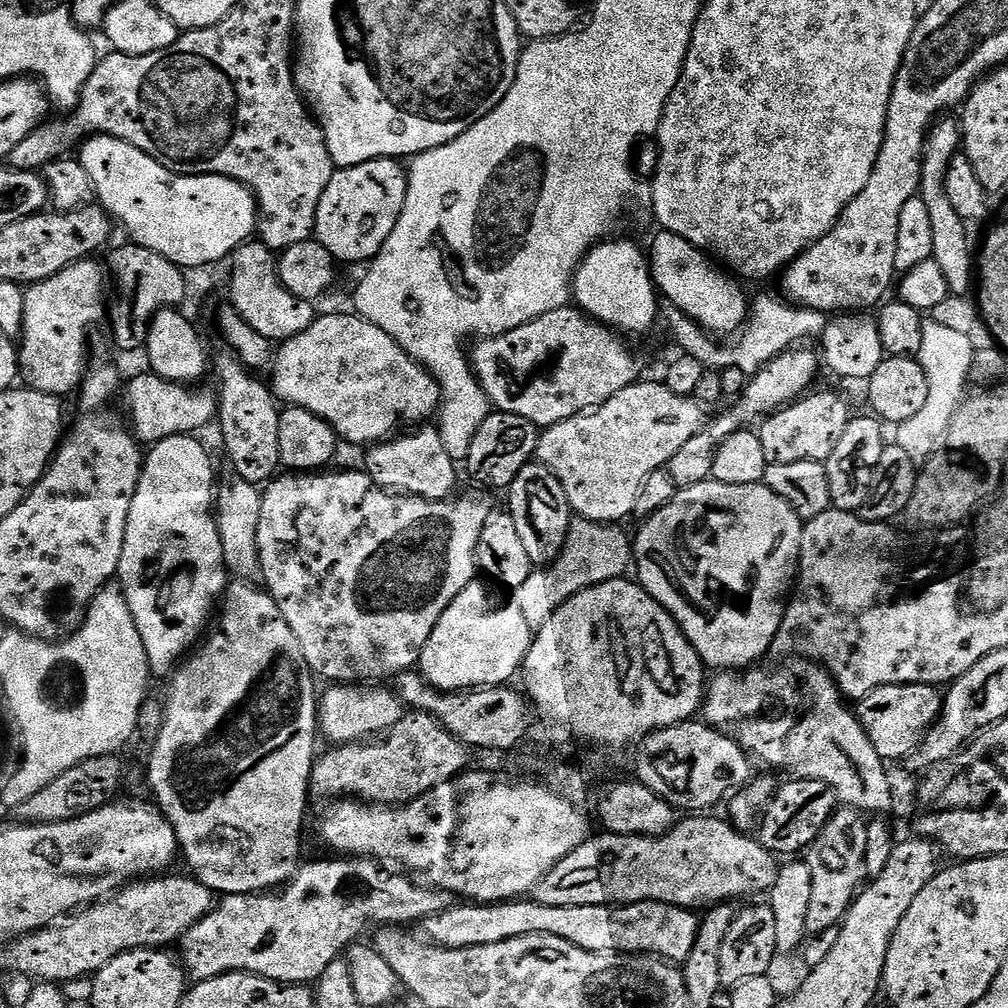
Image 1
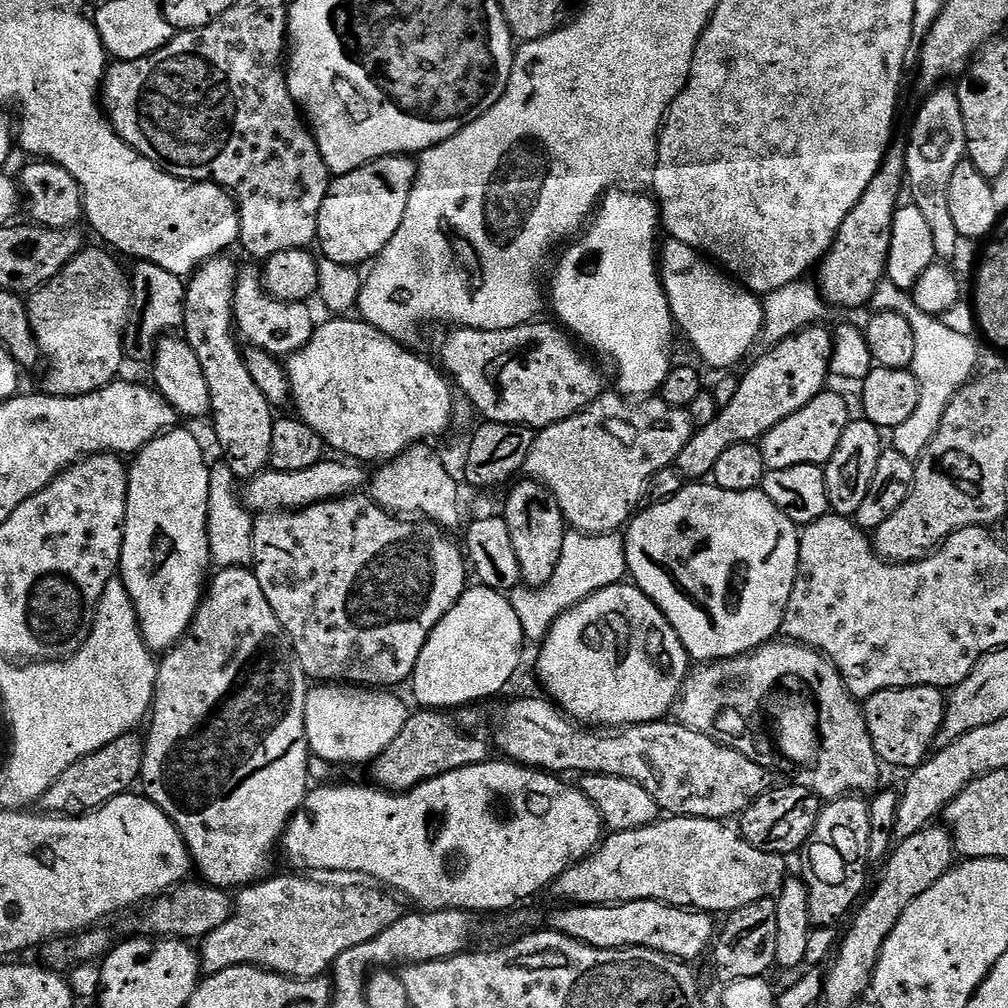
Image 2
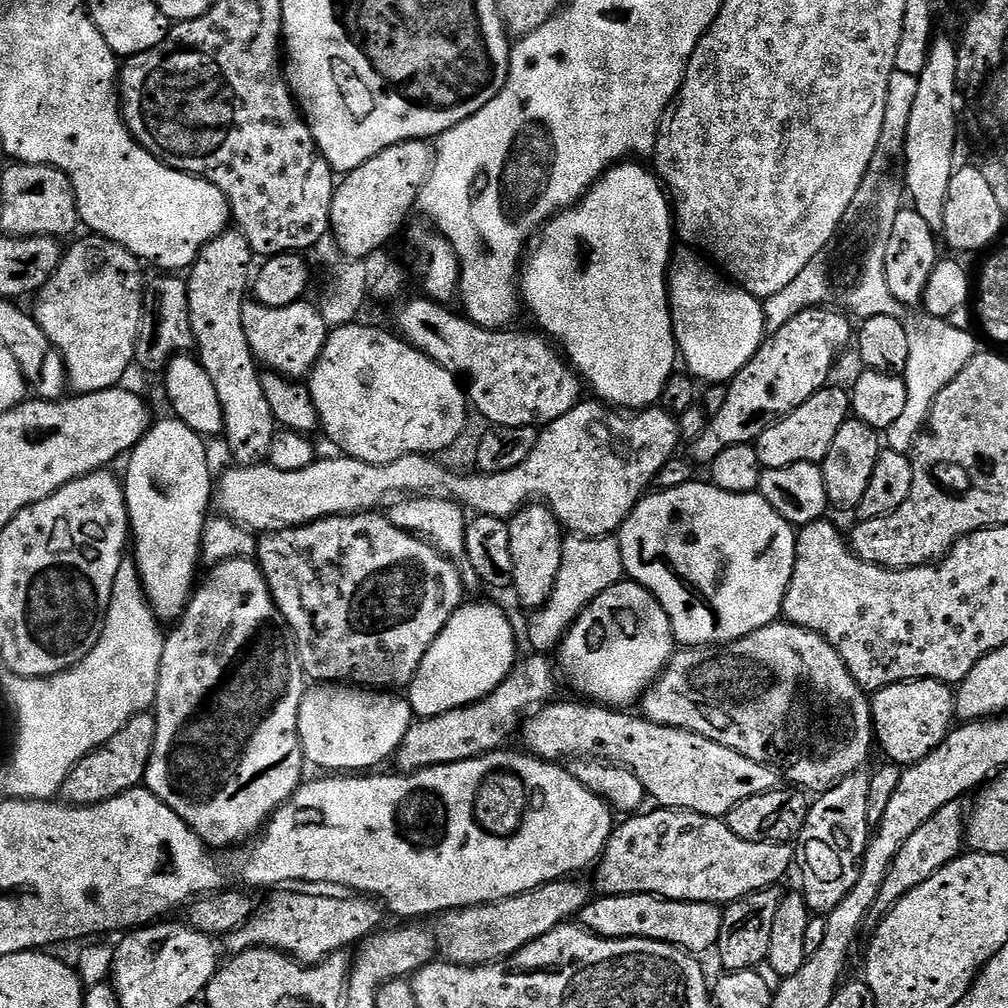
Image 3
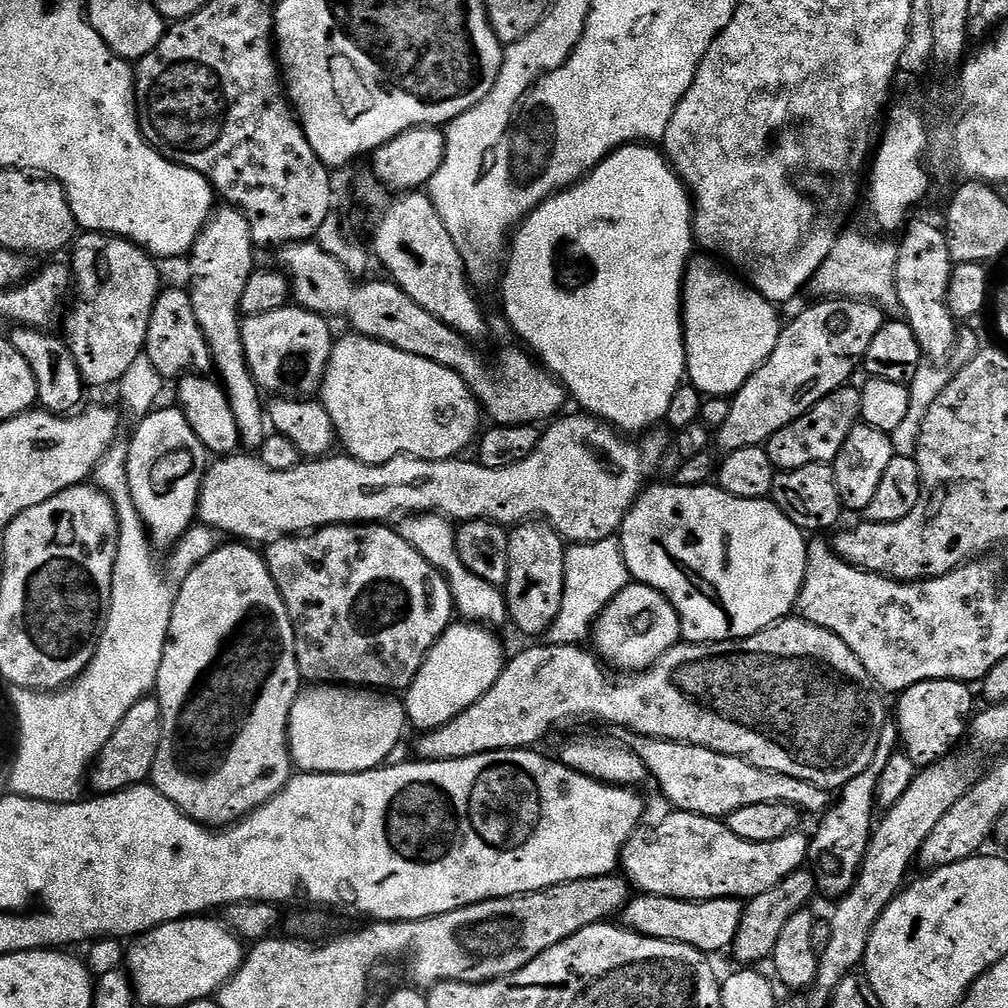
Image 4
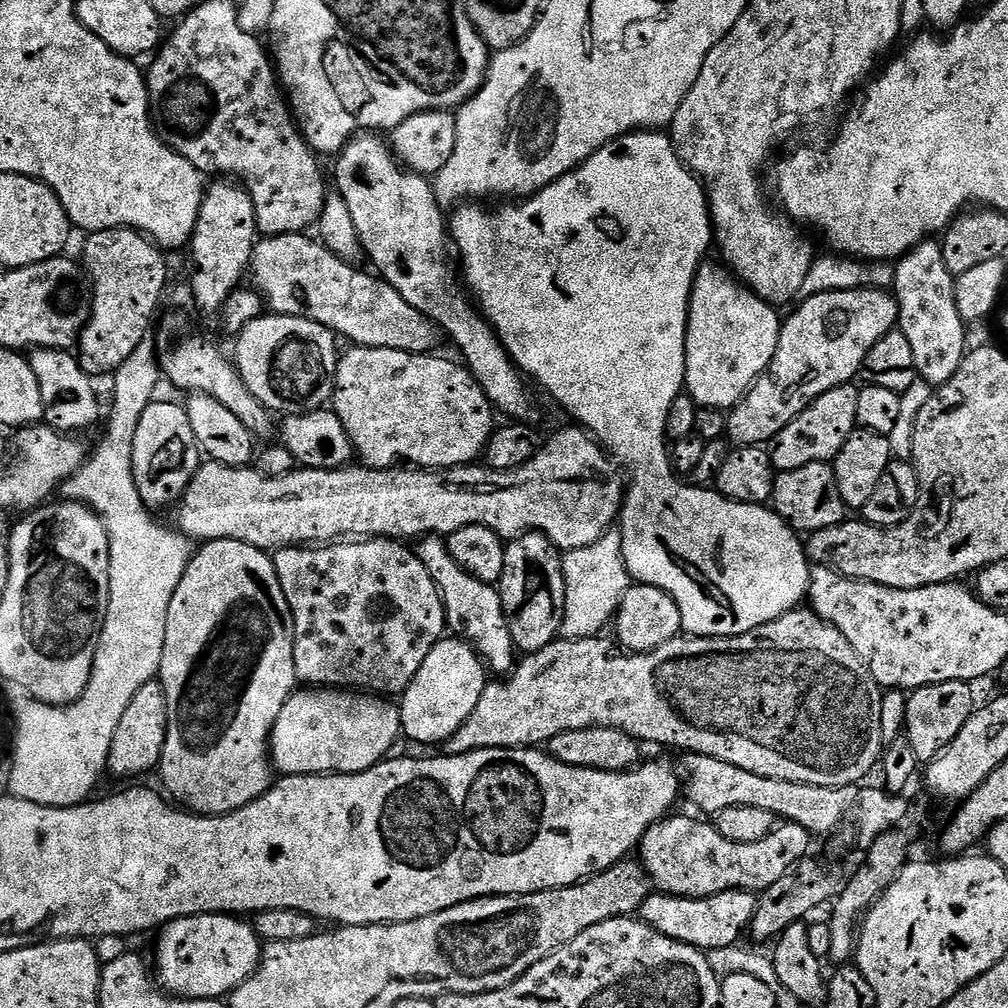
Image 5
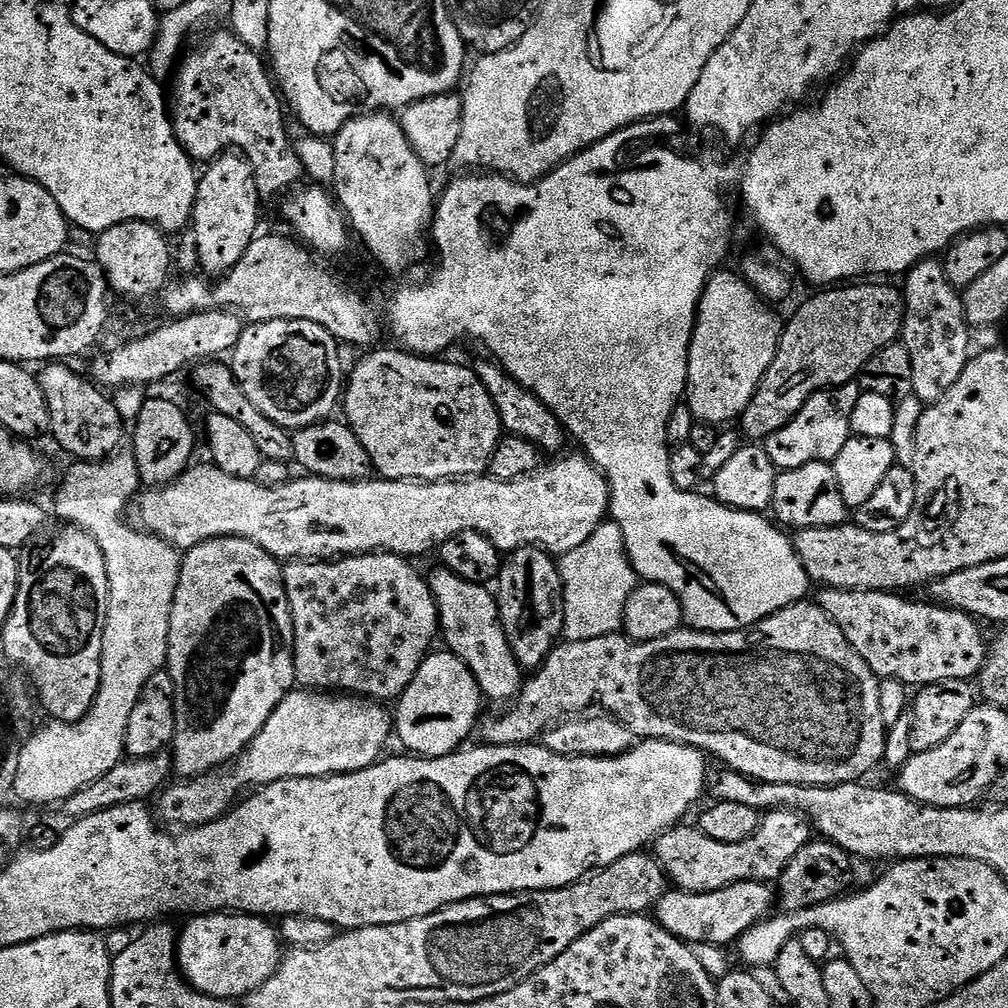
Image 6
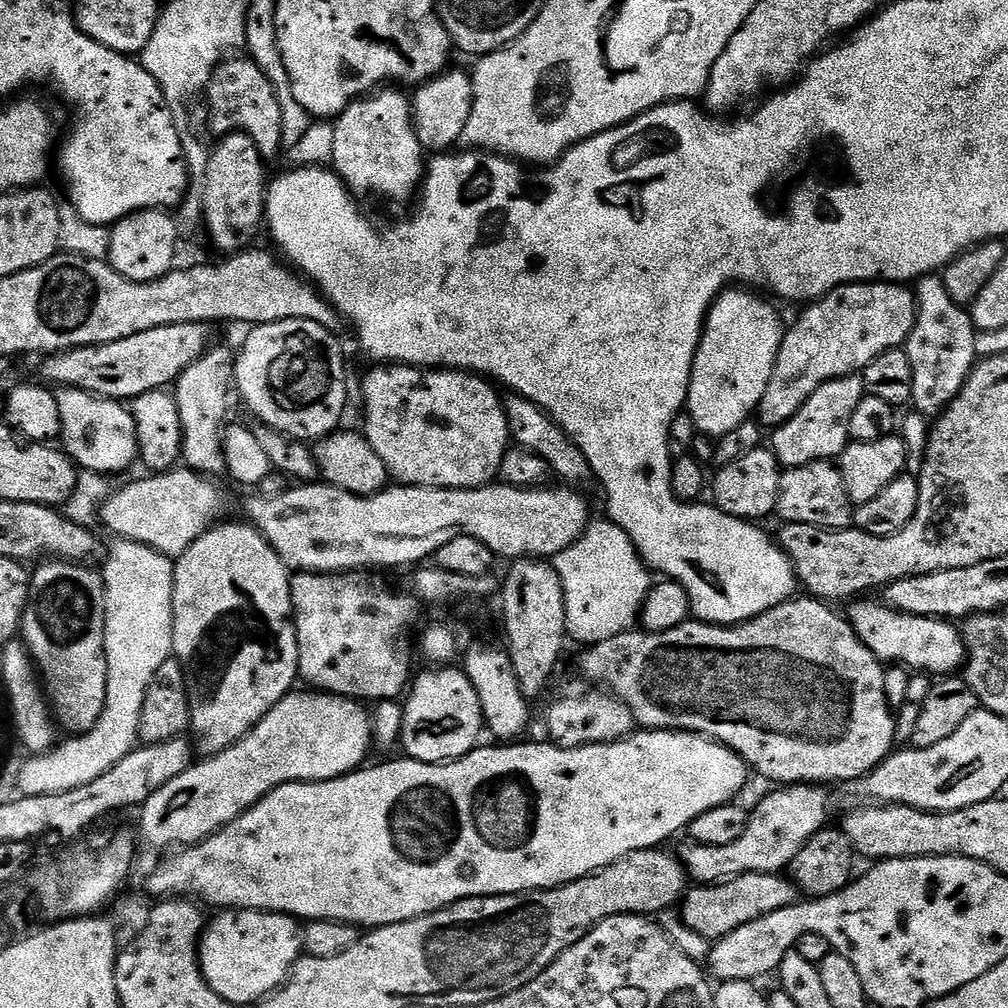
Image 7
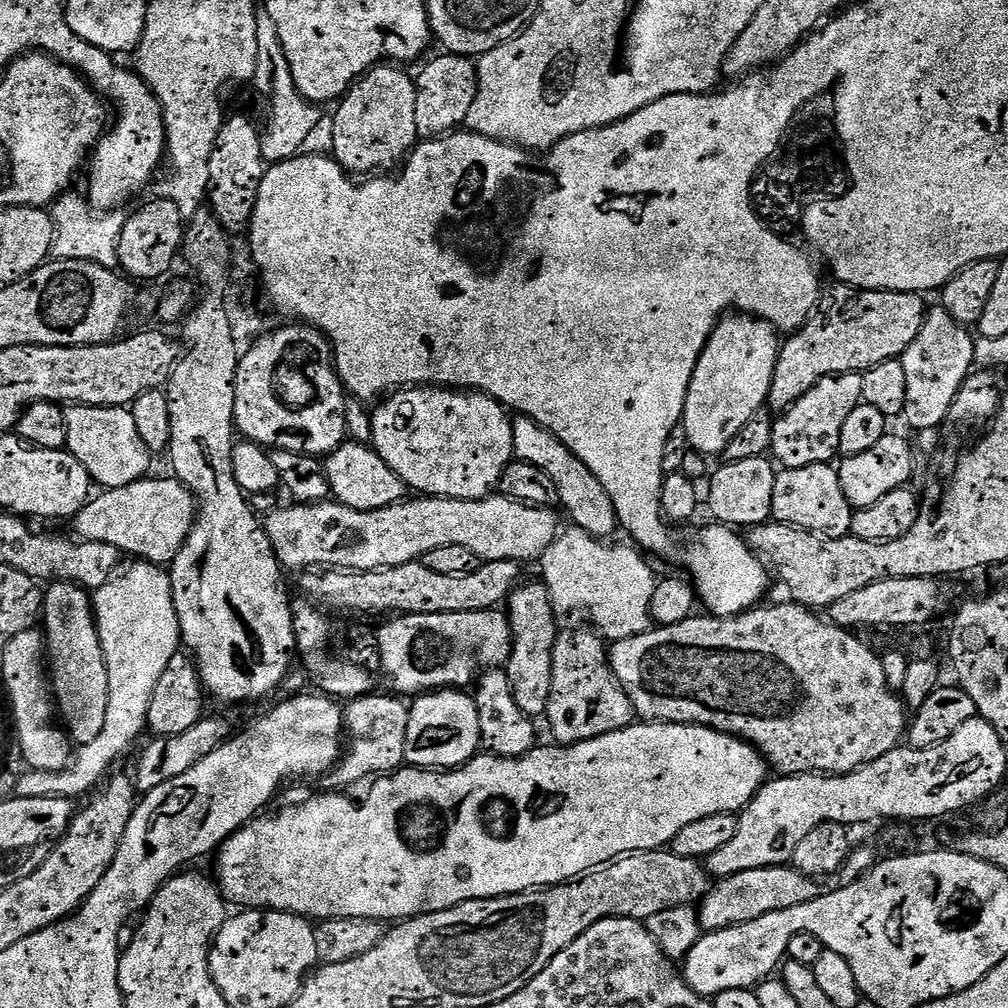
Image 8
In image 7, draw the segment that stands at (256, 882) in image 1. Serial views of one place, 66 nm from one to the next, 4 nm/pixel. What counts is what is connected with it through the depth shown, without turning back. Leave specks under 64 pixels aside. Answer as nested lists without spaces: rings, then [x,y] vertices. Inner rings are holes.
[[[251,523],[224,524],[215,526],[203,532],[191,546],[175,561],[174,571],[176,581],[172,587],[172,650],[175,659],[184,667],[184,675],[188,682],[188,705],[192,711],[190,732],[194,737],[194,748],[201,757],[217,756],[226,751],[232,744],[237,744],[284,696],[293,691],[297,683],[300,667],[298,666],[298,638],[296,624],[292,621],[292,595],[290,594],[290,569],[284,565],[282,558],[268,545],[268,540]]]

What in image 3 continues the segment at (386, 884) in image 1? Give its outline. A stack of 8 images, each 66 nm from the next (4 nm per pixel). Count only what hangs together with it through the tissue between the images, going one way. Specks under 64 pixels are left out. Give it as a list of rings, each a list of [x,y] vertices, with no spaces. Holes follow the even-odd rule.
[[[292,890],[273,891],[268,905],[261,912],[255,911],[246,927],[223,937],[222,948],[224,944],[228,954],[251,948],[273,948],[305,966],[315,966],[335,952],[348,950],[351,944],[359,945],[381,927],[382,908],[375,899],[352,894],[347,900],[344,896],[311,896],[308,892],[288,891]]]

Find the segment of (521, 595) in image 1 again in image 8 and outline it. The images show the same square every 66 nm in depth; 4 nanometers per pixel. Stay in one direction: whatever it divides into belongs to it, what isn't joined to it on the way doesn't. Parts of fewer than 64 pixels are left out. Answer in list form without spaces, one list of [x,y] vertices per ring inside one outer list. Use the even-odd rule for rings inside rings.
[[[565,527],[556,537],[556,541],[546,550],[546,554],[540,557],[538,567],[544,571],[542,582],[548,587],[552,605],[556,607],[557,613],[585,612],[592,619],[591,627],[607,641],[615,642],[634,638],[653,627],[652,599],[658,576],[650,570],[647,559],[635,547],[632,549],[624,544],[608,543],[612,542],[598,536],[591,536],[581,528]]]

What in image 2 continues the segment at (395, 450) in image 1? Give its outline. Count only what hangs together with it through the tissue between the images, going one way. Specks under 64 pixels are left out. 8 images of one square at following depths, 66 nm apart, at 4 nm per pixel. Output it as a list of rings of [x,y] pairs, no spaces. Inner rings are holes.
[[[427,443],[413,444],[407,452],[381,463],[376,477],[371,477],[370,495],[385,512],[404,518],[427,518],[445,530],[453,530],[460,524],[460,488],[448,473],[444,460]]]

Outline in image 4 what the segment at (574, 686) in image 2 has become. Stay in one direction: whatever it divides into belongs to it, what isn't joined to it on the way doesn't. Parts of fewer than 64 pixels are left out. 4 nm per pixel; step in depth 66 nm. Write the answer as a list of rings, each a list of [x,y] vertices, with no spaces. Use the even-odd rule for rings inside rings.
[[[629,582],[596,619],[590,644],[605,665],[613,669],[621,668],[616,670],[624,674],[635,674],[651,669],[658,658],[662,658],[662,654],[669,652],[681,640],[680,619],[672,603],[650,586]]]

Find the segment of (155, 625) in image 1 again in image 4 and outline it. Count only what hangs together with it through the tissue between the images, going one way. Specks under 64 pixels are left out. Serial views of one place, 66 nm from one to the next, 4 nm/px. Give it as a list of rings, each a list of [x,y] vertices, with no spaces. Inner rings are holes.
[[[172,406],[172,408],[164,407],[157,407],[143,417],[137,423],[140,425],[137,426],[132,440],[127,441],[130,494],[144,527],[148,529],[151,543],[157,549],[159,549],[158,547],[171,549],[176,541],[189,528],[193,527],[198,516],[200,485],[204,482],[204,473],[210,464],[208,449],[204,447],[204,444],[198,438],[198,434],[194,434],[190,422],[186,422],[184,413],[176,406]]]

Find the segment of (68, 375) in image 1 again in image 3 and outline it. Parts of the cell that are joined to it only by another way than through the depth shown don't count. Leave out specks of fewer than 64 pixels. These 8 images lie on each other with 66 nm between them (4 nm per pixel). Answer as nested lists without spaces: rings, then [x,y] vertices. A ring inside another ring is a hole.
[[[95,234],[85,235],[85,240],[80,240],[72,249],[65,251],[60,258],[58,270],[50,278],[50,282],[46,282],[46,286],[40,289],[35,297],[36,308],[34,307],[34,315],[38,326],[46,334],[46,338],[50,338],[50,342],[62,354],[64,359],[64,369],[68,372],[68,383],[71,391],[76,394],[87,394],[89,392],[101,392],[107,388],[117,387],[121,383],[120,380],[128,372],[128,367],[133,367],[136,358],[136,343],[138,342],[138,334],[140,333],[140,320],[144,317],[144,290],[146,287],[146,275],[144,276],[145,265],[134,255],[130,254],[130,250],[126,250],[118,242],[107,240],[104,236]]]

